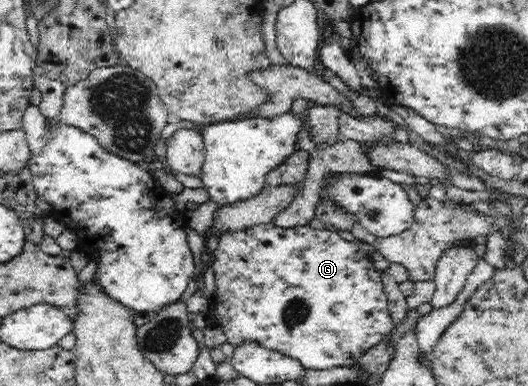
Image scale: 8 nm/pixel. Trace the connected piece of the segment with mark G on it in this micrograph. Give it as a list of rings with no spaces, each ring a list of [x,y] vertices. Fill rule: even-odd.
[[[262,222],[259,225],[247,225],[241,229],[227,229],[221,233],[217,249],[213,251],[214,260],[208,263],[215,273],[215,293],[209,296],[209,307],[204,313],[207,325],[221,327],[226,342],[235,348],[245,347],[247,344],[255,344],[259,348],[271,350],[281,355],[300,361],[307,370],[324,370],[332,367],[351,367],[353,361],[361,357],[369,348],[373,347],[381,334],[391,329],[389,320],[388,299],[381,287],[378,271],[373,265],[369,255],[362,248],[362,243],[353,237],[326,229],[314,229],[309,225],[294,228],[284,228],[275,225],[274,222]]]

